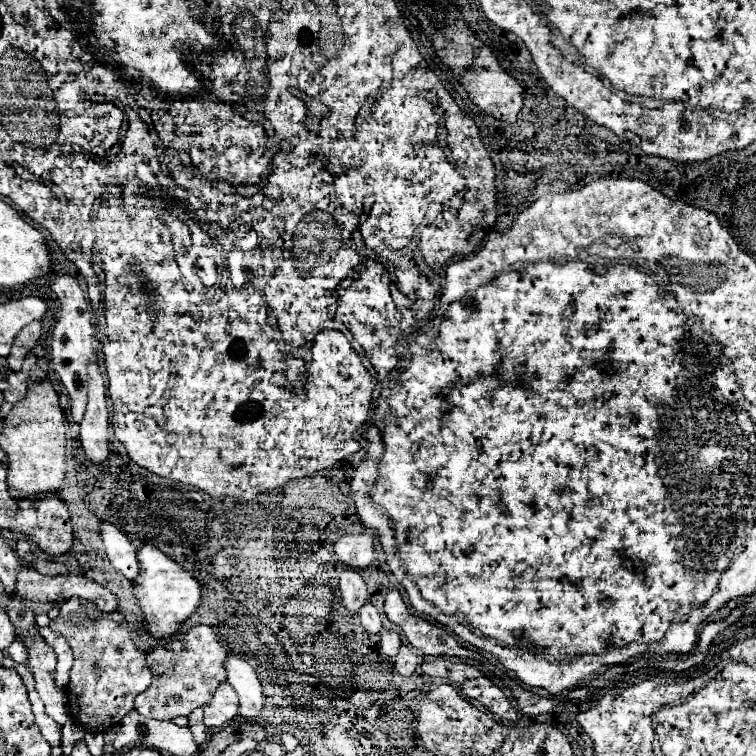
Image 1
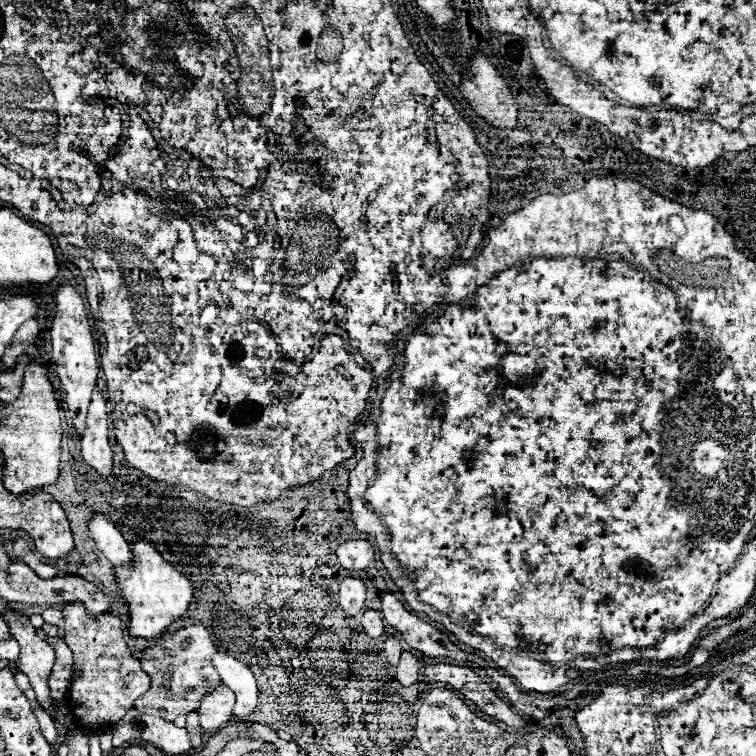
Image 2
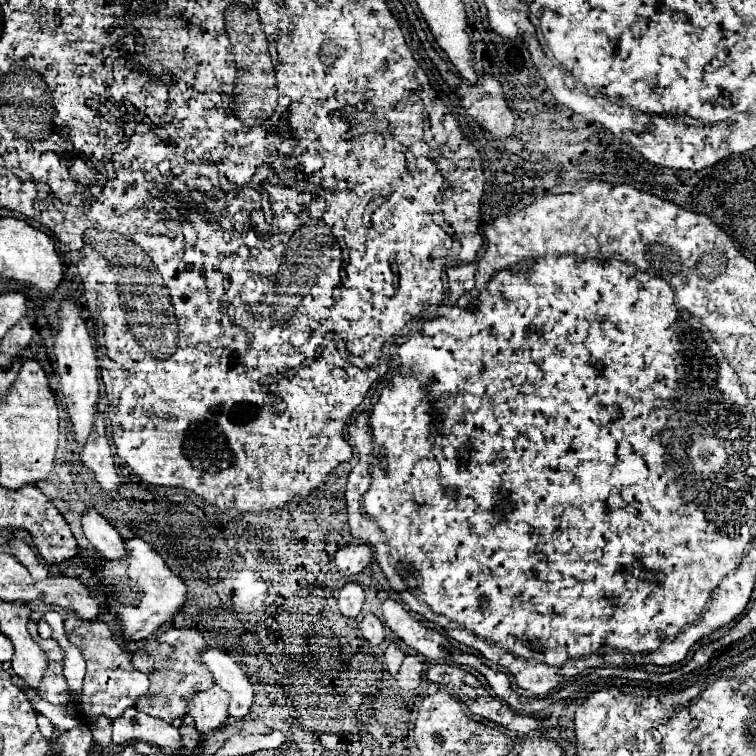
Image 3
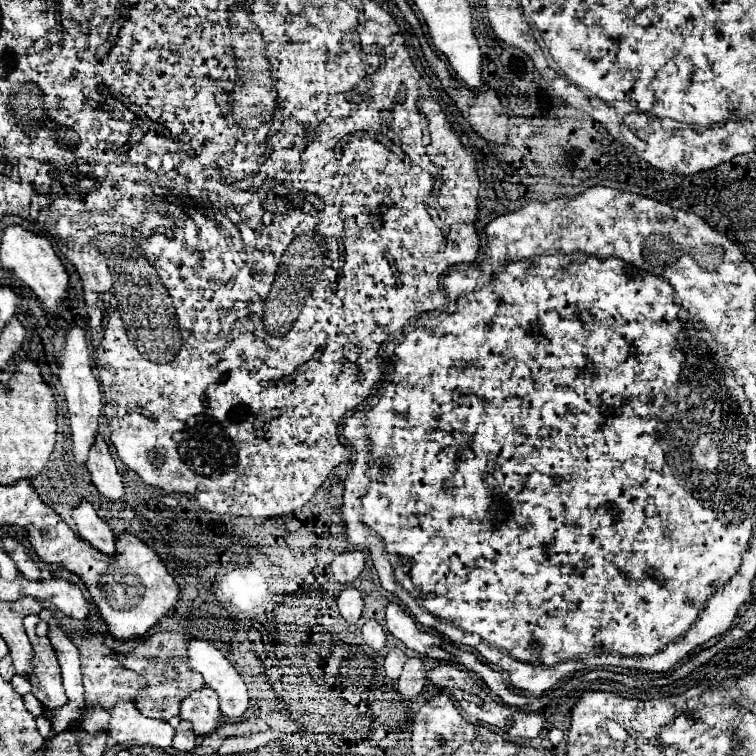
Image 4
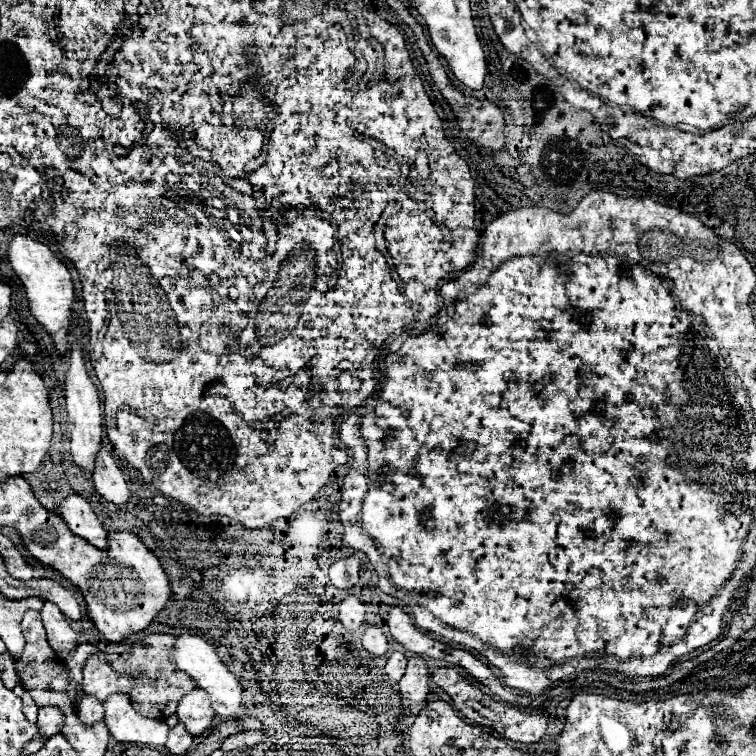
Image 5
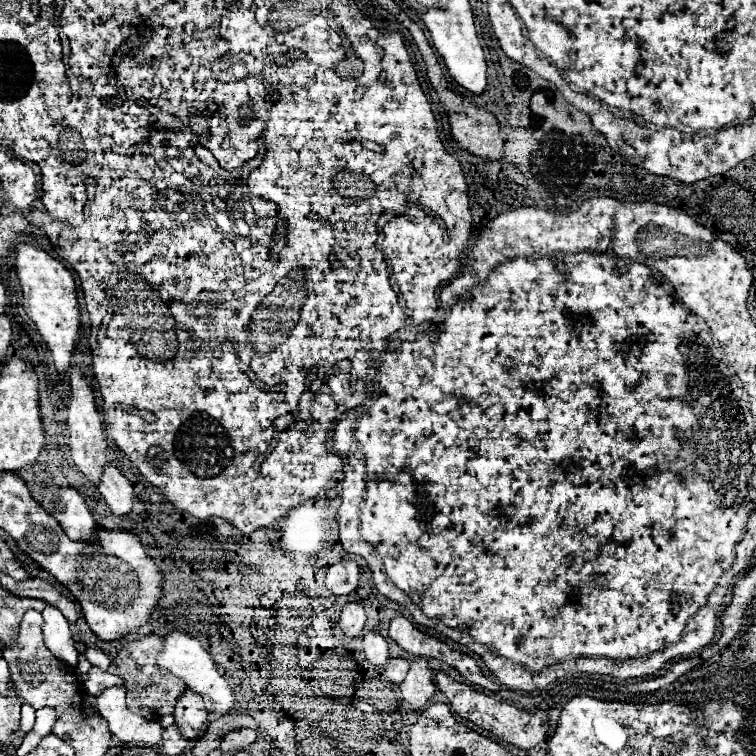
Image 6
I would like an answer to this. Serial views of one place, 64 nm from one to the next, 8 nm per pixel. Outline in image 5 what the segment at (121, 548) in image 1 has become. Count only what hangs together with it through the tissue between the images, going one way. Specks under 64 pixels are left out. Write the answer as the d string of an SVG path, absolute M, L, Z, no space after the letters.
M78 494L68 496L58 506L56 514L62 516L62 520L68 524L68 528L76 536L88 540L92 546L96 546L100 550L108 550L108 530L100 524L100 520L96 518L96 514L86 498L82 498Z

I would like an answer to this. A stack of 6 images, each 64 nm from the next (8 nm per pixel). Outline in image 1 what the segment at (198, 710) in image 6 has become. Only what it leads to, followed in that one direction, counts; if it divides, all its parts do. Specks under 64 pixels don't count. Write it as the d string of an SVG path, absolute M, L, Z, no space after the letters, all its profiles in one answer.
M220 684L214 698L204 706L204 724L210 728L220 728L238 716L238 694L230 684Z

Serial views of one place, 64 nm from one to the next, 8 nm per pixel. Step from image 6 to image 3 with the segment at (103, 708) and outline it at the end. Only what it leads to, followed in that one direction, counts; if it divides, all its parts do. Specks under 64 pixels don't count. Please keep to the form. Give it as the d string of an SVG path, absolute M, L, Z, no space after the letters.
M128 708L120 720L112 722L112 742L126 744L134 740L144 740L152 746L158 746L164 752L178 752L182 748L180 732L170 732L170 724L160 718L150 718L148 714Z

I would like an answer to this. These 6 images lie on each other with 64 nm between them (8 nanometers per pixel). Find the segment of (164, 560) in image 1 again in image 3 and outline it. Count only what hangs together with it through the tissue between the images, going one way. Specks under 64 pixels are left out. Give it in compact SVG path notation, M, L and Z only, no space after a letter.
M142 538L126 540L128 556L124 560L104 560L102 566L102 590L108 594L108 604L118 614L124 638L144 640L154 636L166 622L170 622L186 602L186 584L178 578L160 554Z

